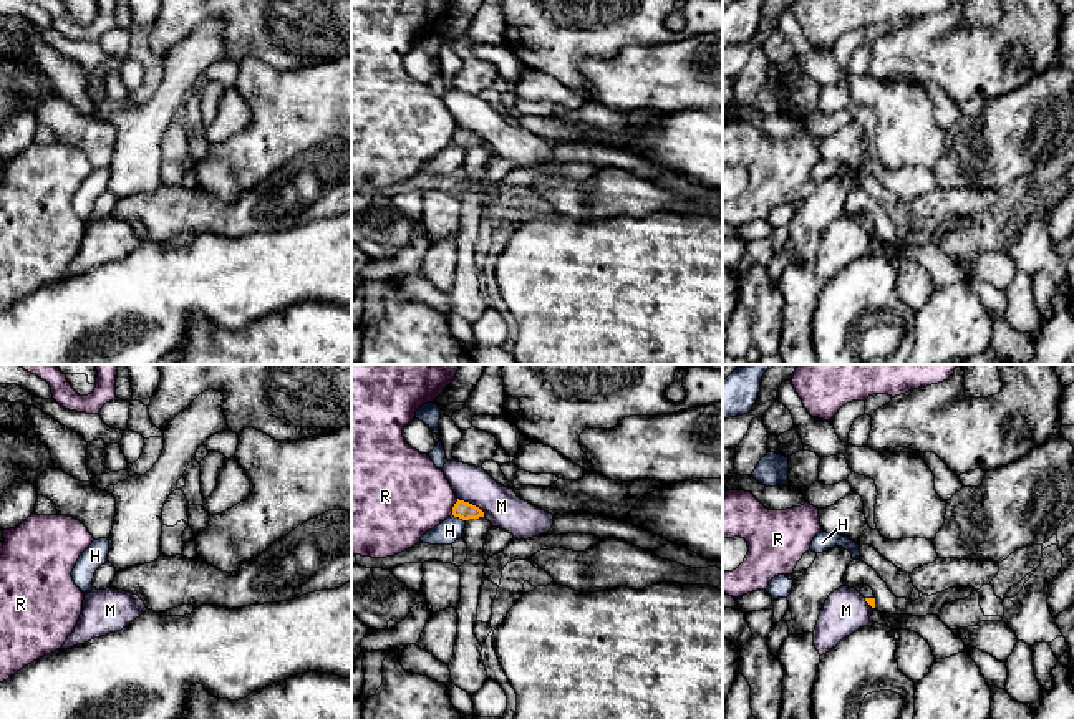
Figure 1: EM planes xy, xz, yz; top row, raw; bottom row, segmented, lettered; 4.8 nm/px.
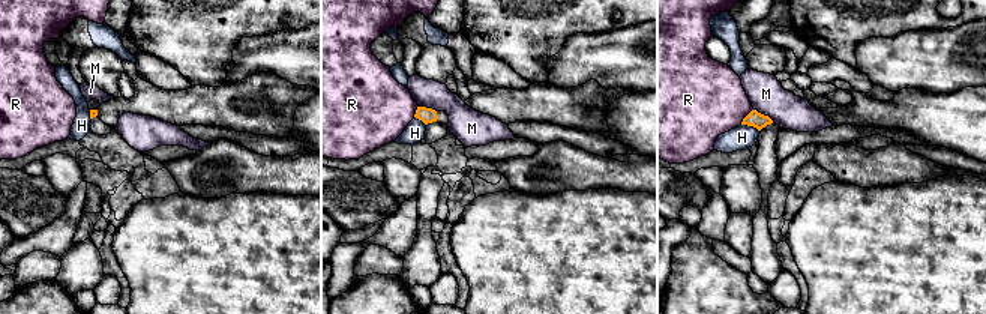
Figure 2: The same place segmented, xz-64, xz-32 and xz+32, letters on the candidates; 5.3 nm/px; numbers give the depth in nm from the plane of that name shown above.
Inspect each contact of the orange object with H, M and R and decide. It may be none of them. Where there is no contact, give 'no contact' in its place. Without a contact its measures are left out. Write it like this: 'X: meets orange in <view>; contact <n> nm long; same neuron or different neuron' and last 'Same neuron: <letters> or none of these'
H: meets orange in xz; contact 70 nm long; different neuron
M: meets orange in xz; contact 160 nm long; different neuron
R: meets orange in xz; contact 90 nm long; different neuron
Same neuron: none of these

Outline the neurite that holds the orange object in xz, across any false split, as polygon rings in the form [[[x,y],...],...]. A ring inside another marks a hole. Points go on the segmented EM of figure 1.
[[[457,499],[457,502],[452,507],[452,515],[462,520],[469,520],[484,517],[484,512],[479,507]]]

